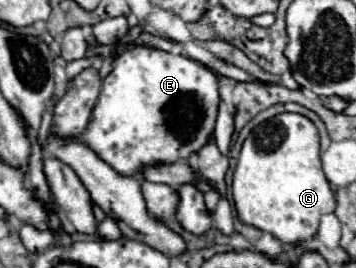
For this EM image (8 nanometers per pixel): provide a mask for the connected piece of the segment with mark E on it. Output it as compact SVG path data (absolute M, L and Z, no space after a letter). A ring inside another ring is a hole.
M137 44L135 48L125 50L115 58L113 72L103 80L103 88L93 108L93 122L87 128L85 142L119 174L135 176L143 164L187 160L191 154L199 152L199 148L209 140L215 128L217 106L219 82L213 70L179 54Z

